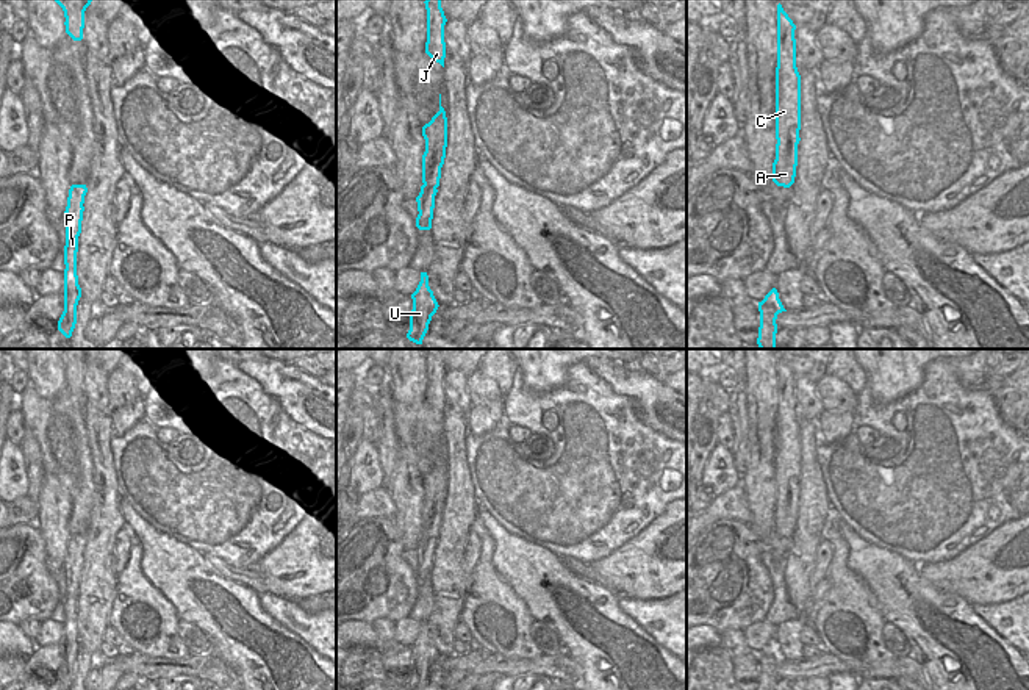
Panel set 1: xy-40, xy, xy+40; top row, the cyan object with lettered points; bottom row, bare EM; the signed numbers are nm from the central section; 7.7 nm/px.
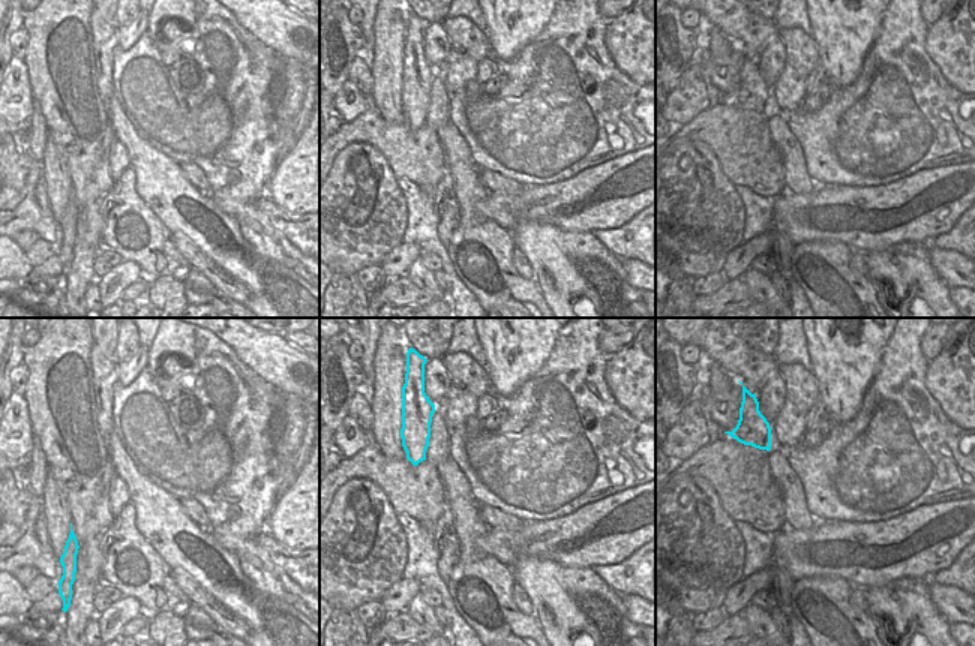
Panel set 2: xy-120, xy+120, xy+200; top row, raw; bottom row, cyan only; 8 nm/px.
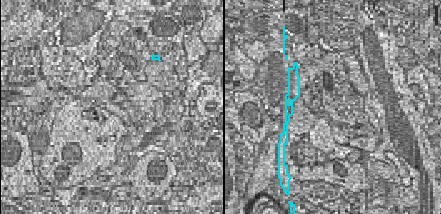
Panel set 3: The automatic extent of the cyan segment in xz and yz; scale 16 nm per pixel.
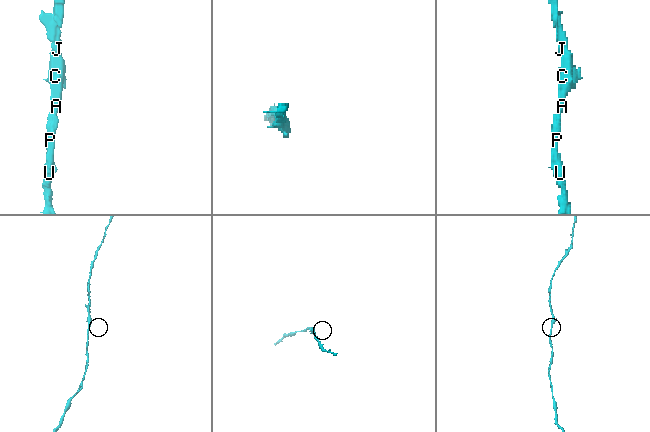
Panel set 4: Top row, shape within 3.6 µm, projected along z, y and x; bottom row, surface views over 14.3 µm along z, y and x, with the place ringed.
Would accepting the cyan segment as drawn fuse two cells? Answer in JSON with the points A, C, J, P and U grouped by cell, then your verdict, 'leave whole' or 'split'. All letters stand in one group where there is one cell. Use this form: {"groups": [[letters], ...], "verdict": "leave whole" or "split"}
{"groups": [["A", "C", "J", "P", "U"]], "verdict": "leave whole"}

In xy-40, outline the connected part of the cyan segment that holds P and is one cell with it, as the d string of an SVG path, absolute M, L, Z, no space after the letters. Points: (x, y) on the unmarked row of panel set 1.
M72 535L69 540L66 571L66 596L64 596L64 662L58 671L58 681L70 688L77 674L77 656L81 648L81 638L77 626L78 587L81 584L81 571L84 562L86 535Z

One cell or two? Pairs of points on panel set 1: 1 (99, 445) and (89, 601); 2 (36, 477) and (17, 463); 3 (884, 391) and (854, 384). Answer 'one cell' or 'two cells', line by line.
1: one cell
2: two cells
3: two cells

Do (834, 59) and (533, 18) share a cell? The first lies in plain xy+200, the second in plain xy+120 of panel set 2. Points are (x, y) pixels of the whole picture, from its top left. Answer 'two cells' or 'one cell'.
one cell

